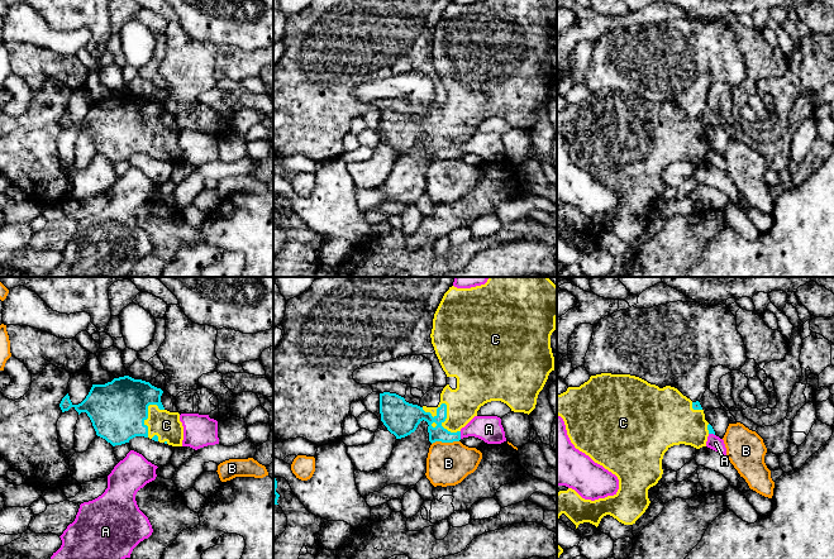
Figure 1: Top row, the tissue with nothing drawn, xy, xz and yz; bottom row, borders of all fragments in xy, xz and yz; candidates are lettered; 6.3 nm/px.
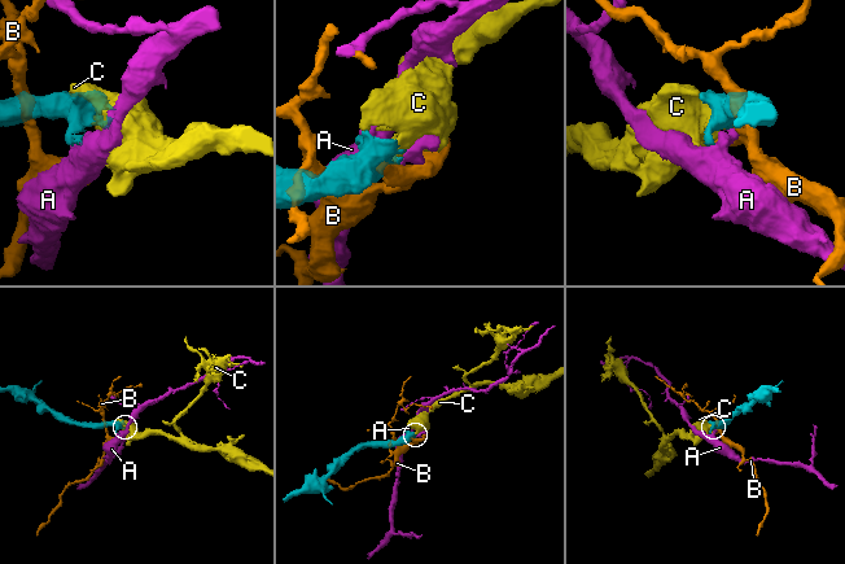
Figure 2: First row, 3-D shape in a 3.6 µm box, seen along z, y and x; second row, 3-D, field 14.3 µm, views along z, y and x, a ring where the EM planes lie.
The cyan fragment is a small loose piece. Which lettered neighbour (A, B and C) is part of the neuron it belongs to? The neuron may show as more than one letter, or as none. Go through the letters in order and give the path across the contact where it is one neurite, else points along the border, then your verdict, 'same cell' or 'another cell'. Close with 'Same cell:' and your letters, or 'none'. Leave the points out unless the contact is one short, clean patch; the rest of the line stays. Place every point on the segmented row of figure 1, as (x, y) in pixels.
A: another cell
B: another cell
C: same cell
Same cell: C

